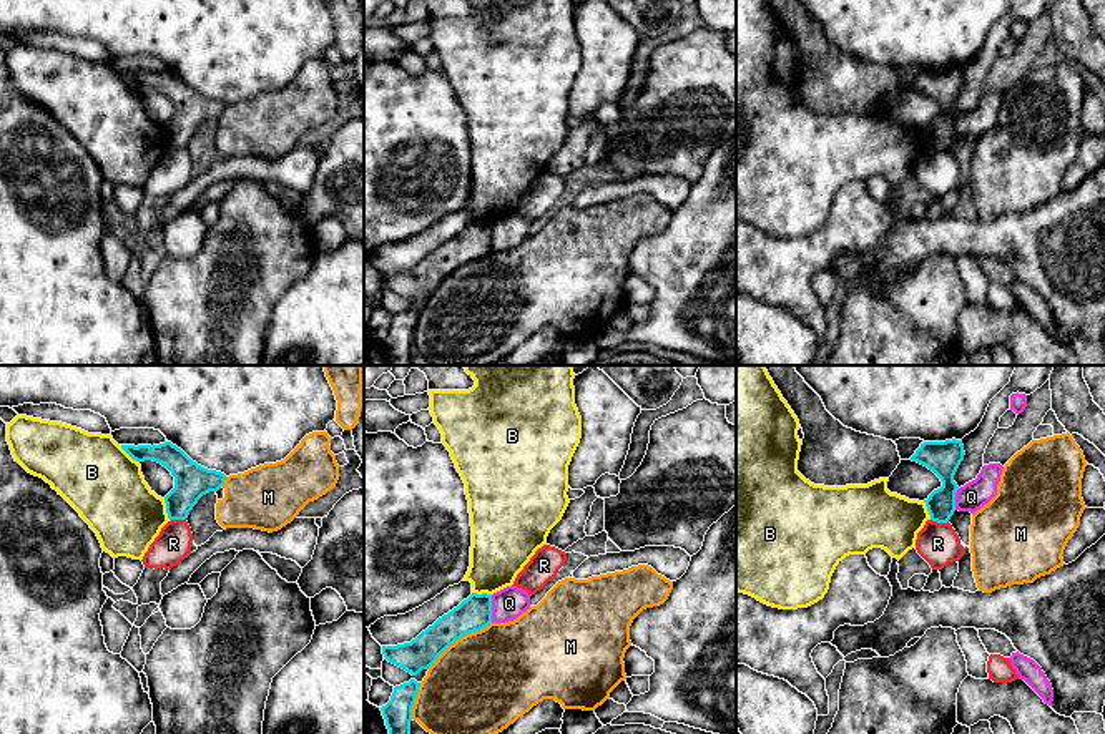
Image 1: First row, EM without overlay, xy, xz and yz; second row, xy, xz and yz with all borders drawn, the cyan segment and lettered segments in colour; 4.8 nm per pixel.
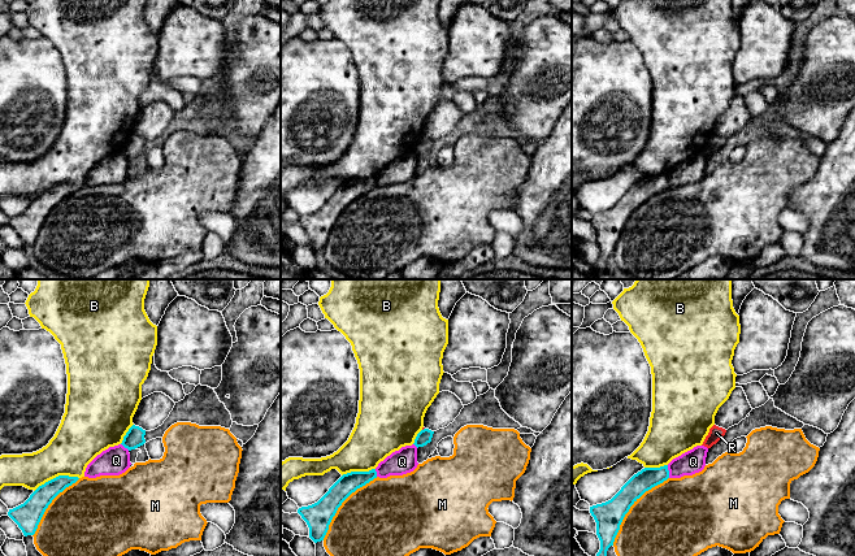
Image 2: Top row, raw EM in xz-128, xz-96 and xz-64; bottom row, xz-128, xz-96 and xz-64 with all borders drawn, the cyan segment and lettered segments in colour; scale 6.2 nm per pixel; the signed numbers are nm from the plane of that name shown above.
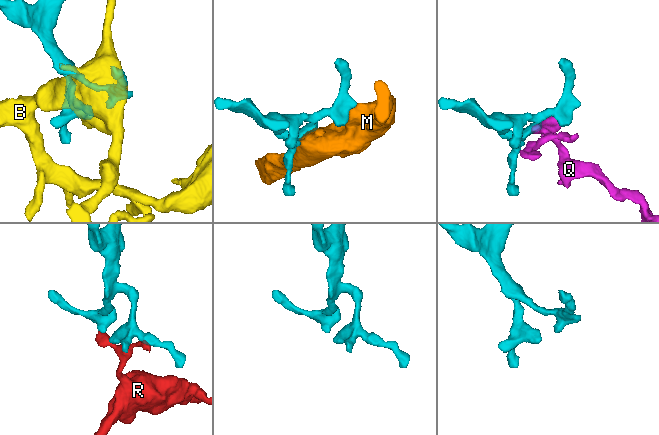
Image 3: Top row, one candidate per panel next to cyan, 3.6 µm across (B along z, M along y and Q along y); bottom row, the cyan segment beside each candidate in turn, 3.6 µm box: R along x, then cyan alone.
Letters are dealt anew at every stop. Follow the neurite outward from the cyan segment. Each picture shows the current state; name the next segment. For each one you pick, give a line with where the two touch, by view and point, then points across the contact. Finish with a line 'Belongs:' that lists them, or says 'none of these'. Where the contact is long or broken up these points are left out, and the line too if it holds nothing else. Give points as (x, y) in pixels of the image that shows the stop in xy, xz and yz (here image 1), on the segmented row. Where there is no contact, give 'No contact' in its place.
Belongs: none of these

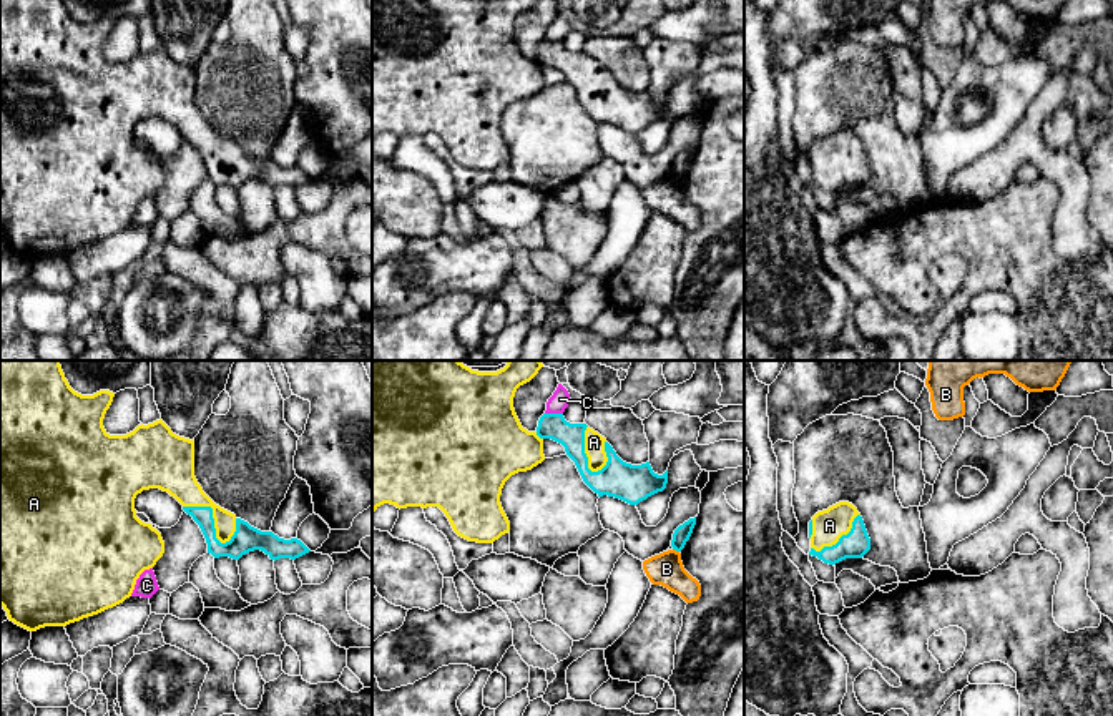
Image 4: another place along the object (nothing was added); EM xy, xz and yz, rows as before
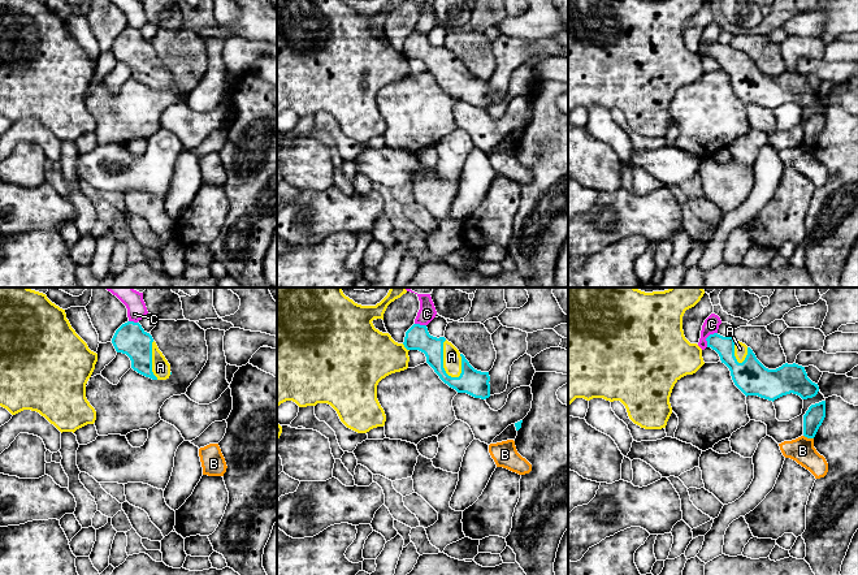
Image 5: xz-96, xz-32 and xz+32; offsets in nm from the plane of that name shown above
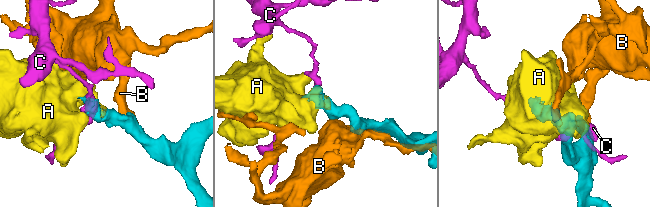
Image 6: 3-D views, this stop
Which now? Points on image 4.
A: Touches cyan at xy (213, 519)
Belongs: A

